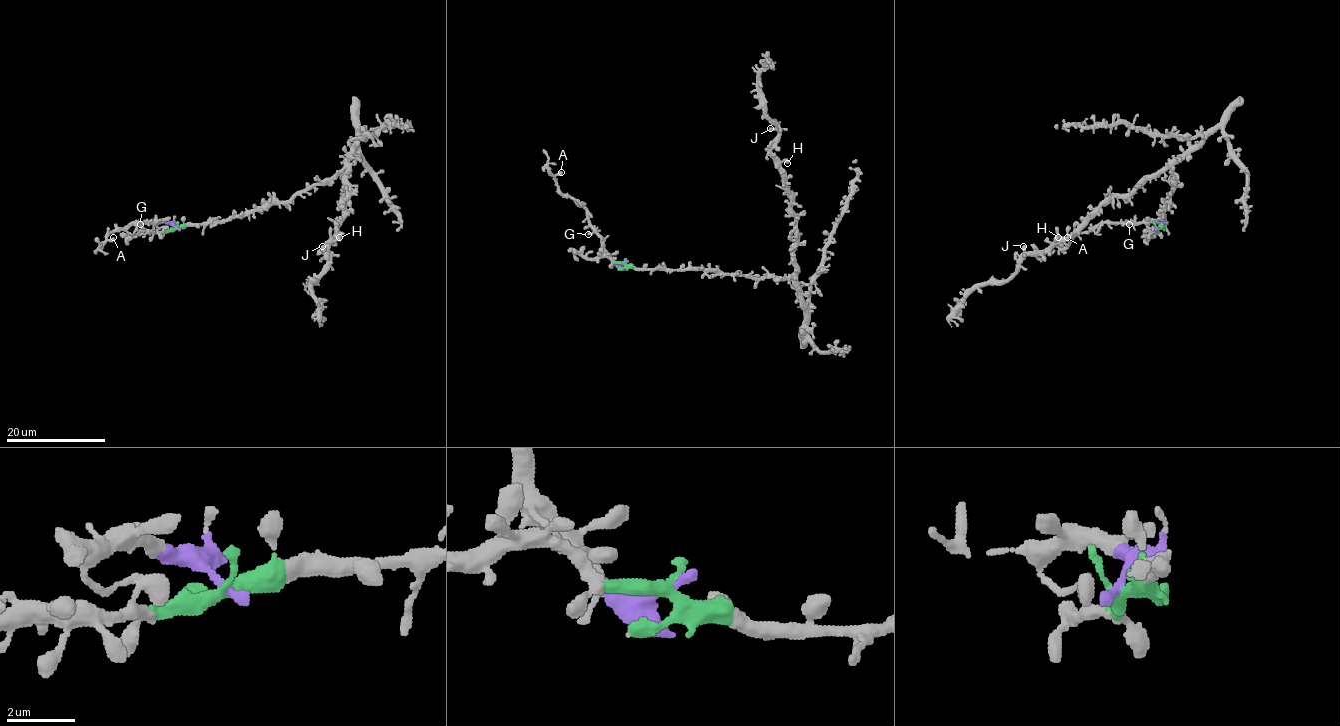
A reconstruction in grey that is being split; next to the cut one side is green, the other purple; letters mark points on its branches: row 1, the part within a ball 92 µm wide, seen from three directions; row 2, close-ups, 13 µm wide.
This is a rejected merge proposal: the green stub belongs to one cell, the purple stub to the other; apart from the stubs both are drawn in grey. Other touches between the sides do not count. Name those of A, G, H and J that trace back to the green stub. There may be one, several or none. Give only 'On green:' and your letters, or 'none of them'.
On green: H, J

